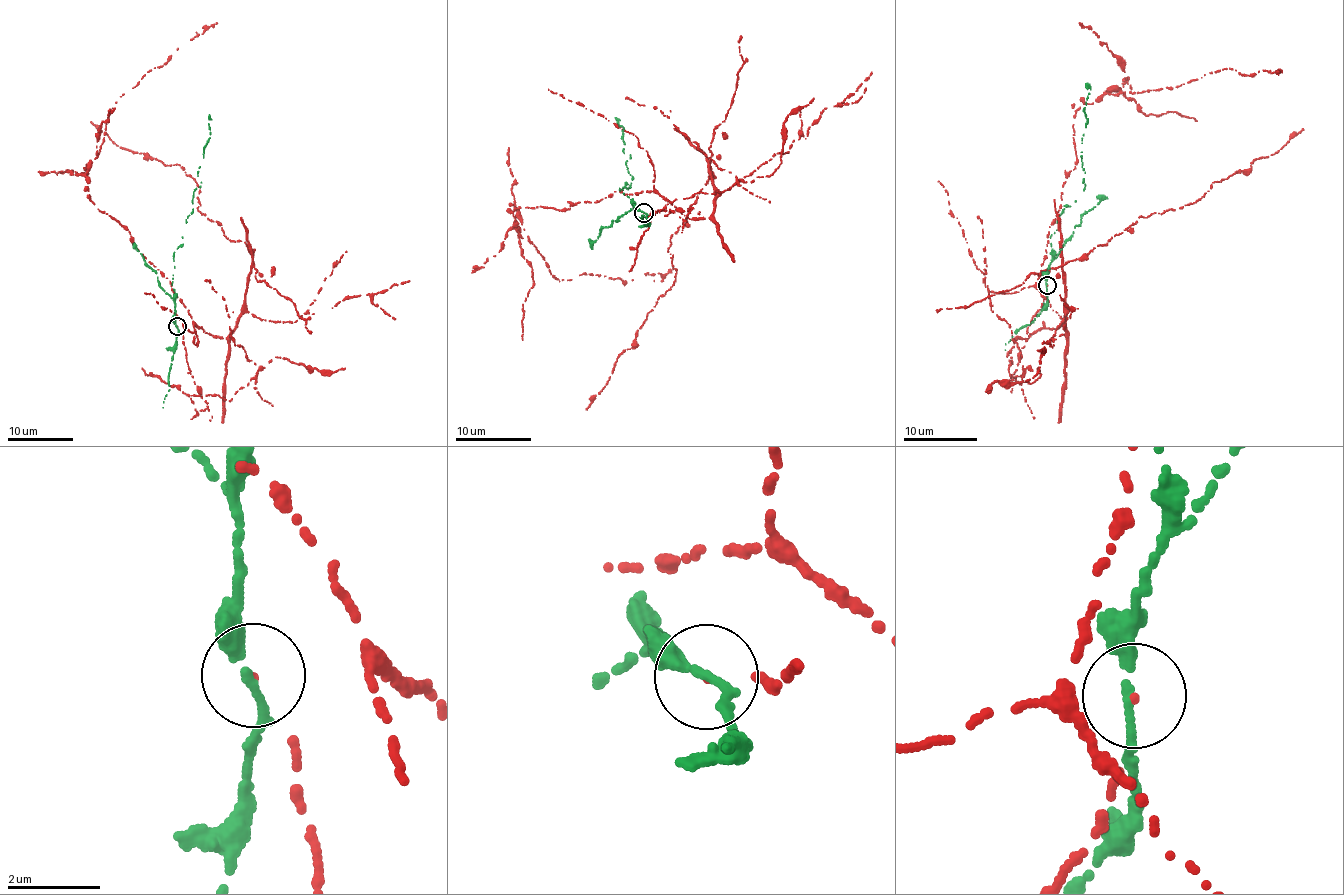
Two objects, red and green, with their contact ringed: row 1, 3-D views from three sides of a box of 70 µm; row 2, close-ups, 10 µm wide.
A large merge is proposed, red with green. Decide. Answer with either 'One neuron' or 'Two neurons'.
Two neurons

